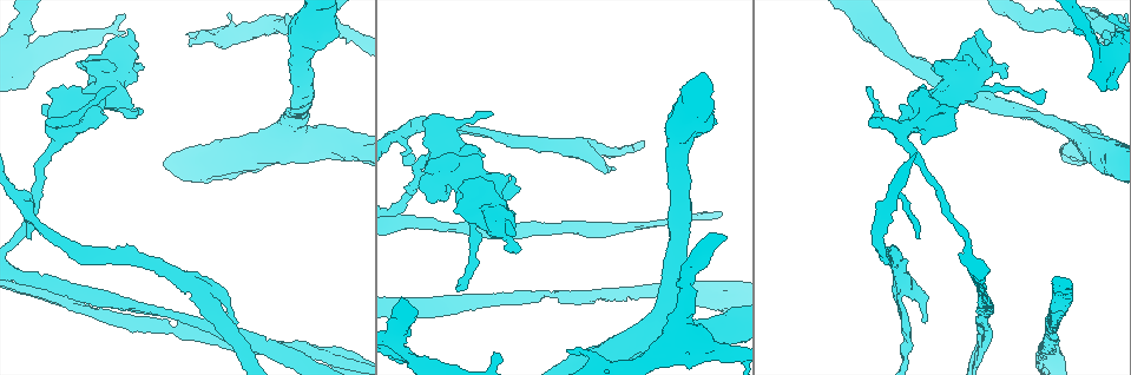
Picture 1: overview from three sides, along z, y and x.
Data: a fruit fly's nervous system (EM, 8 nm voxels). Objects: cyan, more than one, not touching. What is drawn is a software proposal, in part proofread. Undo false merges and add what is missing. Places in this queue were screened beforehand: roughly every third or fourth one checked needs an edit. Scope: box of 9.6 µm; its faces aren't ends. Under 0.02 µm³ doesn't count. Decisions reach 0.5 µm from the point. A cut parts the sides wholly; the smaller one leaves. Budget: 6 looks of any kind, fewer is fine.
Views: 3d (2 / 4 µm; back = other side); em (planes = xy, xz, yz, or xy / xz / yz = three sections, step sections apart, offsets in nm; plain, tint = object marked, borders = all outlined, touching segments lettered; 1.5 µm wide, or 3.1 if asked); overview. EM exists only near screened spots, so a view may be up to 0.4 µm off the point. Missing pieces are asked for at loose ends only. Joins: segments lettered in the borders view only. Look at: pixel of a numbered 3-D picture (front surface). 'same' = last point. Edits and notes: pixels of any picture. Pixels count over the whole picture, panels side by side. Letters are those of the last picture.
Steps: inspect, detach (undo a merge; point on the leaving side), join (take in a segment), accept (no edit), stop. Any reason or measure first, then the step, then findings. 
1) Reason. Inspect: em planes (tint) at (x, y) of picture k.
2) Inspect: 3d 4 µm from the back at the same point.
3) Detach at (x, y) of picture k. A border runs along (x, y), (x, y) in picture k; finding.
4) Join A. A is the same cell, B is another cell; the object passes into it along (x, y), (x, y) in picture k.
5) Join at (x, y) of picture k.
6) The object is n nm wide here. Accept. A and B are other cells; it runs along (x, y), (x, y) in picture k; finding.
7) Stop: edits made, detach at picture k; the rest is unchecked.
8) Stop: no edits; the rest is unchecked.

Free end. Inspect: em xz step 8 (tint) at (598, 145) of picture 1.

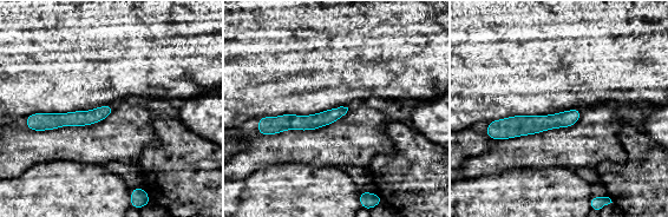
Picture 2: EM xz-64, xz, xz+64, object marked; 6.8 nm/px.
Inspect: em planes (borders) at the same point.

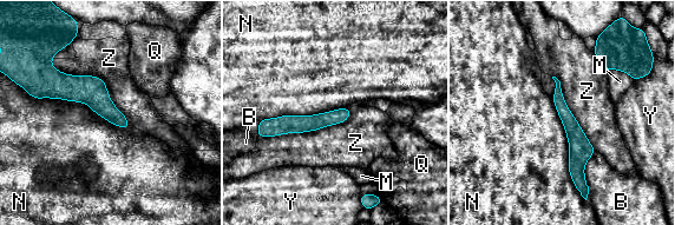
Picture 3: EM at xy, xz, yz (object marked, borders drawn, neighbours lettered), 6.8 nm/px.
Accept. B, M, N, Q, Y and Z are other cells; it runs along (557, 91), (577, 139), (580, 182) in picture 3; none of them fits.

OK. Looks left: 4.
An open end. Inspect: em planes (tint) at (513, 176) of picture 1.

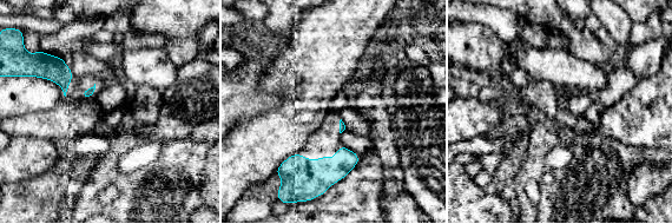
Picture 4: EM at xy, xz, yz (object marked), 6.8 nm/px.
Inspect: em planes (borders) at the same point.

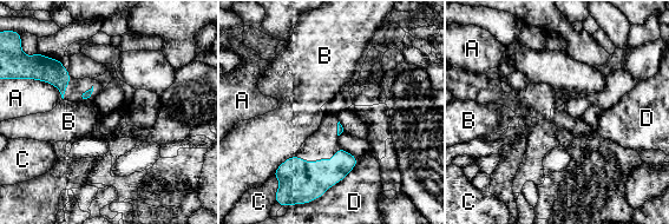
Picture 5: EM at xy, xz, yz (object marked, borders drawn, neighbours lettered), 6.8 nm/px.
Accept. A, B, C and D are other cells; a border runs along (295, 155), (287, 158), (274, 171) in picture 5; no lettered segment goes on from it.

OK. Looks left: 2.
Stop: no edits; the rest is unchecked.

